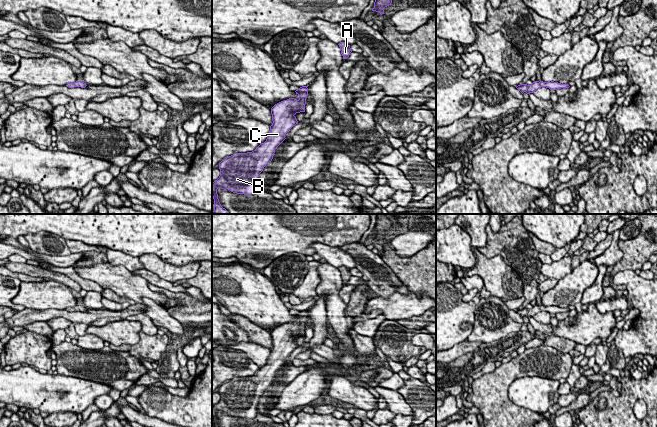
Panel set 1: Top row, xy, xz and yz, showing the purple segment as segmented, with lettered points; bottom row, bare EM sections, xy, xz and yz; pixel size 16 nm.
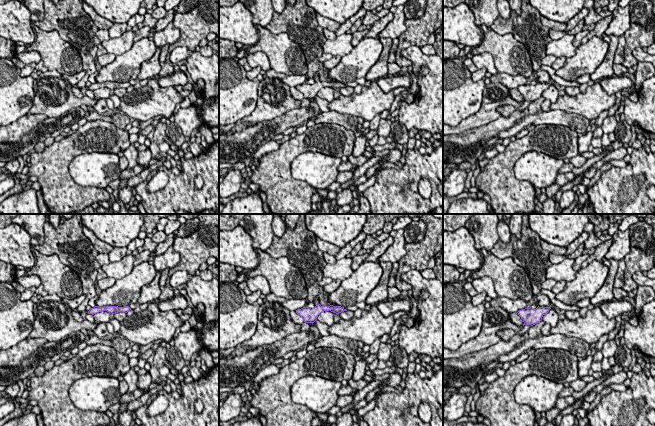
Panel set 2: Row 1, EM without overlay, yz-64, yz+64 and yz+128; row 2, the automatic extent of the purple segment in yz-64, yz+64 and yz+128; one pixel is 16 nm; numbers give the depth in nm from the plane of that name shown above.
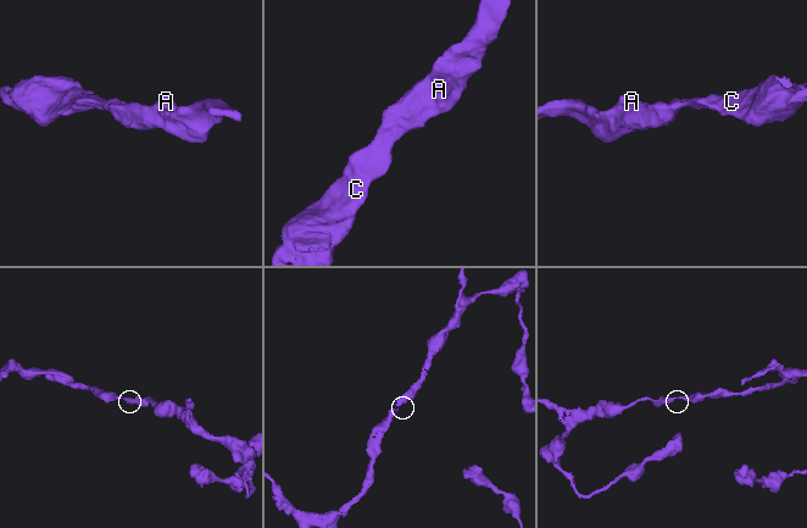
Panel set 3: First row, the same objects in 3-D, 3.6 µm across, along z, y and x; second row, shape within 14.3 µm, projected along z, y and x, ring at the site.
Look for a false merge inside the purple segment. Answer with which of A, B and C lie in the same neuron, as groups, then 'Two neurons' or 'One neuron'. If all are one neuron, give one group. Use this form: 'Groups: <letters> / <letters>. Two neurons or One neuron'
Groups: A B C. One neuron

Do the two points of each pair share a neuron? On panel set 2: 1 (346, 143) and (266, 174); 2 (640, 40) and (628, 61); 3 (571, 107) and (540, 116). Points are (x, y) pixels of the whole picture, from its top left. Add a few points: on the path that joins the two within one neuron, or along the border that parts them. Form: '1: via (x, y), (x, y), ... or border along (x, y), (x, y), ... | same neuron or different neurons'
1: via (326, 143), (299, 144), (286, 154) | same neuron
2: via (634, 43), (628, 49), (628, 55) | same neuron
3: border along (550, 109), (561, 109), (585, 116) | different neurons

